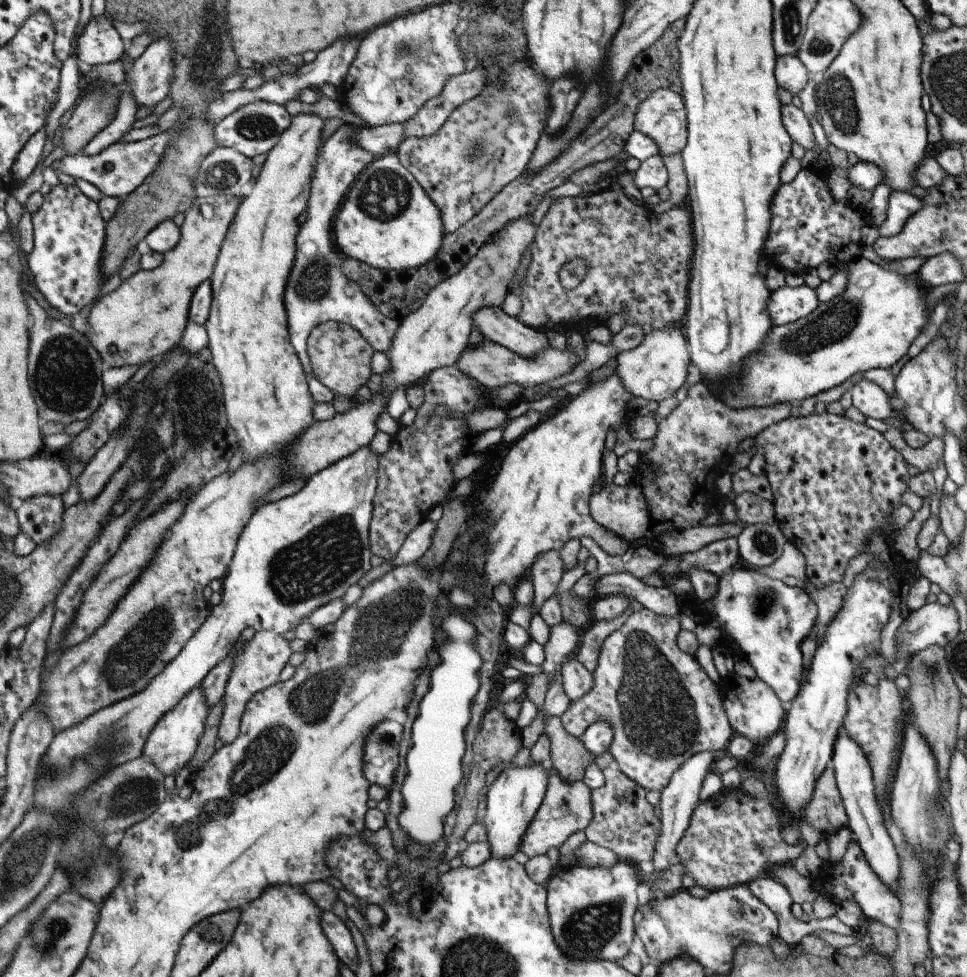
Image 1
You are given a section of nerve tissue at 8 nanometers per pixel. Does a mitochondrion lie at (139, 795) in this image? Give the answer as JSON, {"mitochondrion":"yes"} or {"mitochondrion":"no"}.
{"mitochondrion":"yes"}

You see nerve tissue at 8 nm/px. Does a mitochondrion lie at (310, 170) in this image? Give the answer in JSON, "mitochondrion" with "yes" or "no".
{"mitochondrion":"no"}

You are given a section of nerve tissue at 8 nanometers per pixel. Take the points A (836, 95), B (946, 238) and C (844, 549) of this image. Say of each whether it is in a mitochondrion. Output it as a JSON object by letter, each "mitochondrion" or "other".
{"A":"mitochondrion","B":"mitochondrion","C":"other"}

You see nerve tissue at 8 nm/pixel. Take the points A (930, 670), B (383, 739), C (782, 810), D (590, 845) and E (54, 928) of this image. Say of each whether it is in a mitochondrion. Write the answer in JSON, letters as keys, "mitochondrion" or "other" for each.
{"A":"mitochondrion","B":"mitochondrion","C":"other","D":"other","E":"mitochondrion"}

